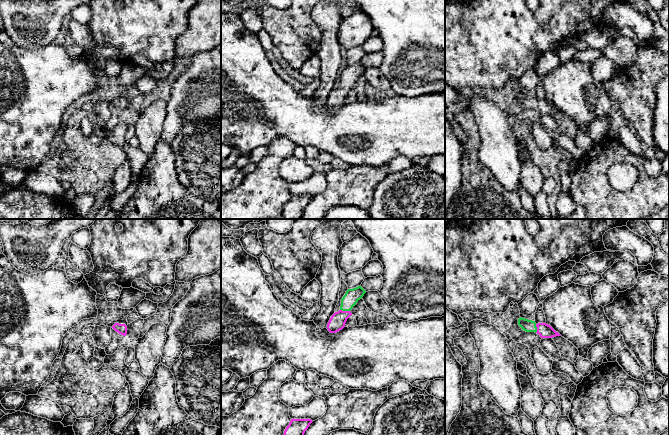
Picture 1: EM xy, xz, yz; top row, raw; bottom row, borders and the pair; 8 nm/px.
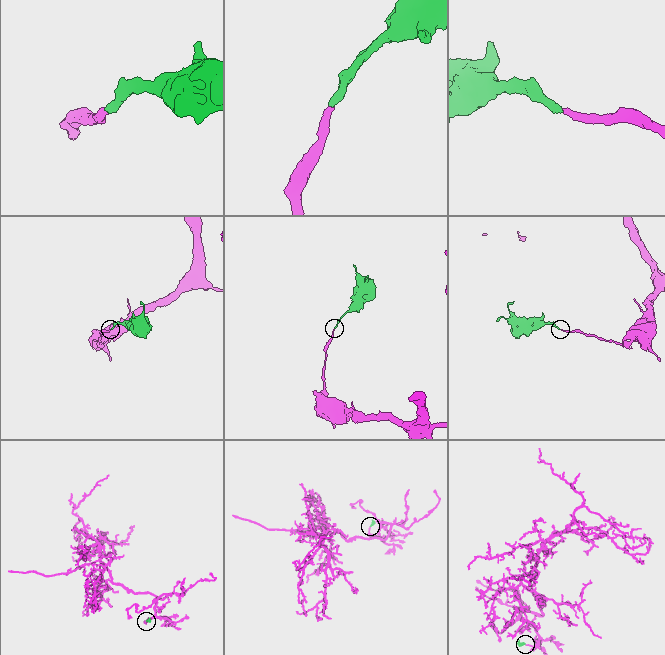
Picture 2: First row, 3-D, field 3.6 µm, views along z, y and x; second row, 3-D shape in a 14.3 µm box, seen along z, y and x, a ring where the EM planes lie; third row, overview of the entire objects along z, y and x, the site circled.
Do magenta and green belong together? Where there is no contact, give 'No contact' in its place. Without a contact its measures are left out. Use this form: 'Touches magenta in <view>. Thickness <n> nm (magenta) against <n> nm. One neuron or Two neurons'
Touches magenta in xz. Thickness 130 nm (magenta) against 120 nm. One neuron

